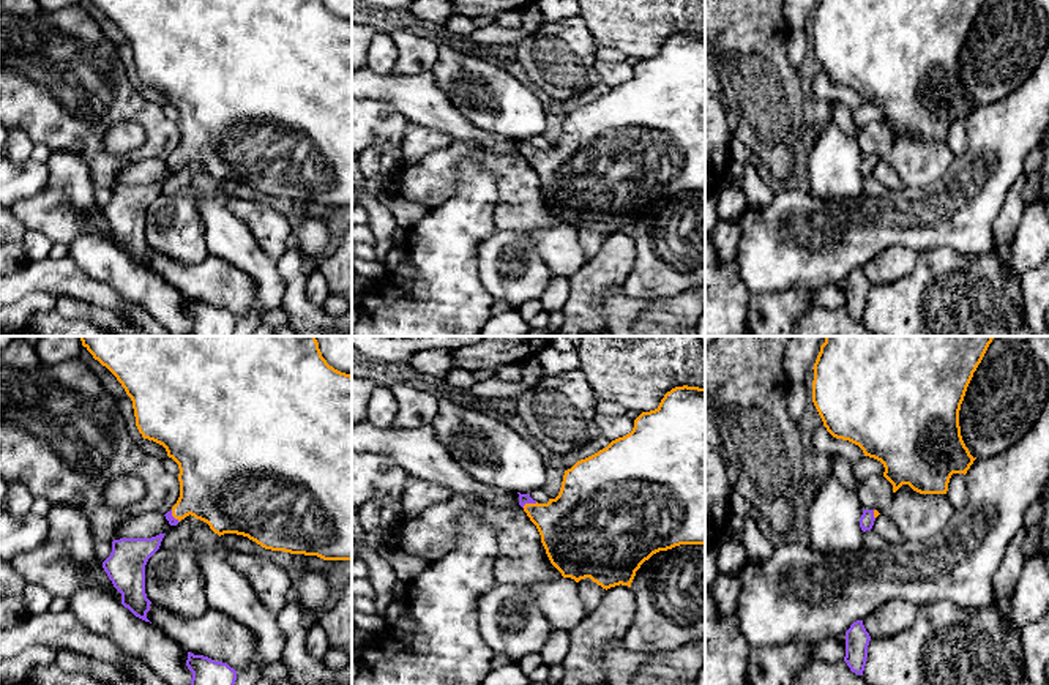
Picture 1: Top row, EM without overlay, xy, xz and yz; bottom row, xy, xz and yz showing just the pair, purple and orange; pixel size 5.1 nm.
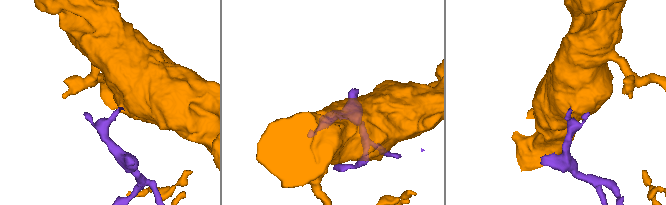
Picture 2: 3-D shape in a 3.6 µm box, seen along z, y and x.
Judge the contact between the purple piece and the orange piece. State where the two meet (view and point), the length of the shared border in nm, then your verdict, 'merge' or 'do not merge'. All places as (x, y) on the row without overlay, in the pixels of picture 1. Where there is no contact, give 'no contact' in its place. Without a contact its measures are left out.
xz (529, 149) | 80 nm | merge

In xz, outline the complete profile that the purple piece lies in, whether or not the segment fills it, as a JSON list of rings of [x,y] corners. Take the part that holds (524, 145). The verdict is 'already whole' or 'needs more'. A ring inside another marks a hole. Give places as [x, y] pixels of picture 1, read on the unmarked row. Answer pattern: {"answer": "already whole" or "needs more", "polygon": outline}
{"answer": "needs more", "polygon": [[[675,33],[655,57],[642,58],[629,80],[565,117],[560,139],[547,150],[519,140],[519,152],[536,172],[551,210],[576,229],[590,224],[603,235],[628,232],[640,211],[659,197],[705,191],[705,35]]]}

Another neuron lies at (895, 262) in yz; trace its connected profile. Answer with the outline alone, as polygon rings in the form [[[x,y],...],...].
[[[893,245],[872,257],[863,267],[863,271],[871,286],[894,283],[913,270],[916,259],[916,251],[907,246]]]

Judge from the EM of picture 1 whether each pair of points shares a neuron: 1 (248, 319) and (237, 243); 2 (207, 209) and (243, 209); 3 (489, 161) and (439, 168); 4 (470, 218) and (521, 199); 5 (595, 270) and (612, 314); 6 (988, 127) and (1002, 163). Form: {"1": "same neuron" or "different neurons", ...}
{"1": "same neuron", "2": "different neurons", "3": "same neuron", "4": "different neurons", "5": "same neuron", "6": "same neuron"}

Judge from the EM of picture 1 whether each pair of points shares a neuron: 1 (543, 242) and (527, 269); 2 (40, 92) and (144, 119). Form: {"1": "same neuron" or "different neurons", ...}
{"1": "different neurons", "2": "same neuron"}

